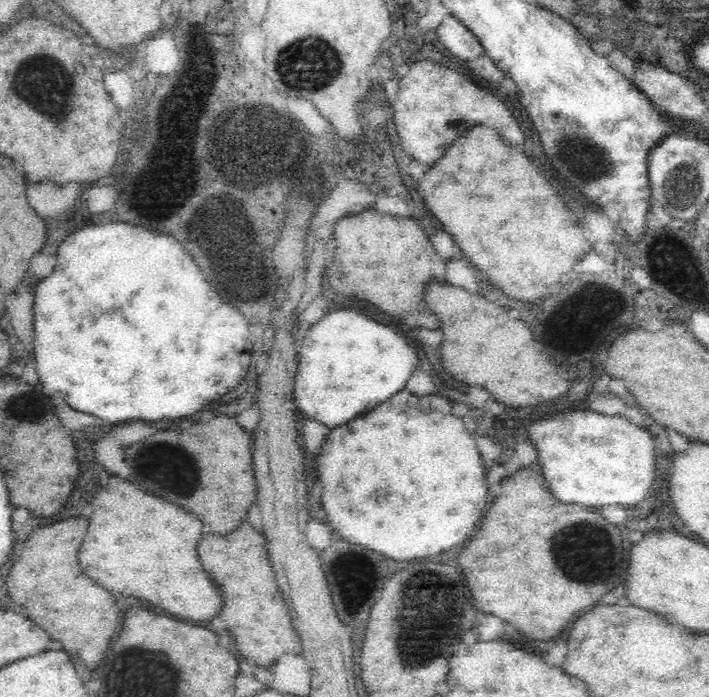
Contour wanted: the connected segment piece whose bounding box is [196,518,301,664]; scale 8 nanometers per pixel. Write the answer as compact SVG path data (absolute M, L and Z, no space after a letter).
M242 519L231 531L226 534L202 532L196 544L196 554L202 564L206 575L212 583L222 591L222 604L226 610L222 612L229 634L232 636L236 648L244 654L245 658L254 658L258 664L268 664L283 654L300 654L301 640L299 634L291 623L287 606L279 592L279 586L272 570L264 537L256 532L248 519Z

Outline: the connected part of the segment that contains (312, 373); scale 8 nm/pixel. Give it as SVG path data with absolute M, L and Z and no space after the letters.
M350 308L330 310L328 314L324 314L300 338L298 350L293 401L304 416L321 422L324 426L328 426L329 430L336 428L338 424L348 422L361 412L373 409L377 404L405 388L408 377L417 369L419 363L404 336L396 334L390 326L374 322L366 314Z

